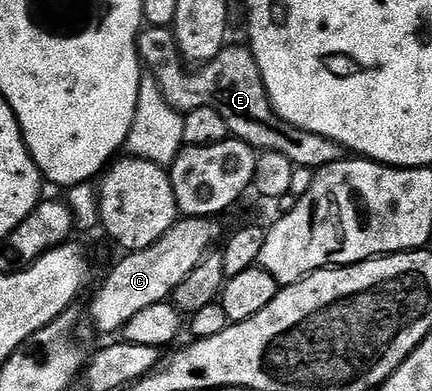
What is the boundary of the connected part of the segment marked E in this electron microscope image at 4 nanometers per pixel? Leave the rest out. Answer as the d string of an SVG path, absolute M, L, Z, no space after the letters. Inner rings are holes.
M143 27L138 34L138 58L142 67L160 86L168 106L183 114L201 108L211 108L224 118L230 136L242 140L255 150L275 152L288 158L299 168L320 169L332 162L343 159L341 144L332 142L320 134L300 130L284 122L274 113L262 76L258 73L256 58L249 47L223 48L216 58L207 64L195 67L194 72L185 72L184 61L178 54L178 44L170 28Z

